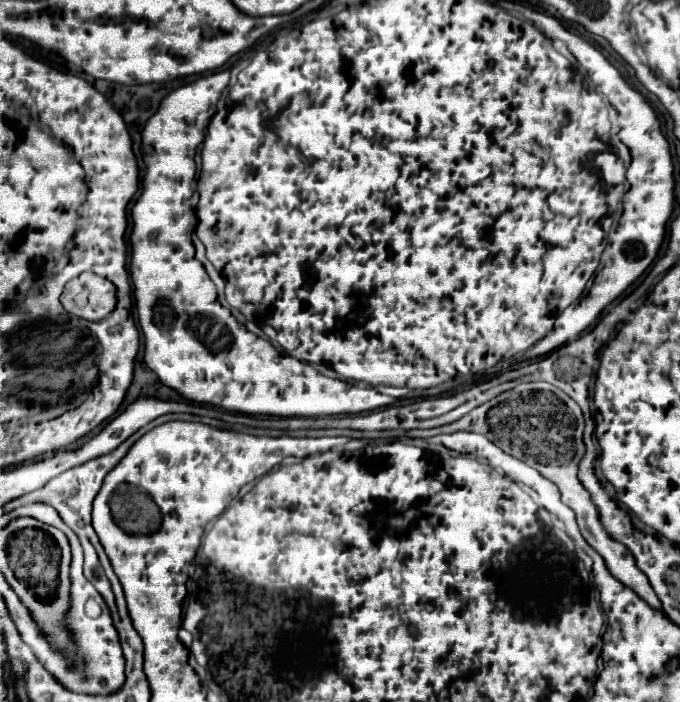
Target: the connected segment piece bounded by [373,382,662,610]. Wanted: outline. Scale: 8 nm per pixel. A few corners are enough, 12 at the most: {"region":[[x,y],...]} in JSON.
{"region":[[520,384],[458,422],[377,439],[478,432],[552,480],[608,570],[662,610],[632,552],[578,480],[580,406]]}

